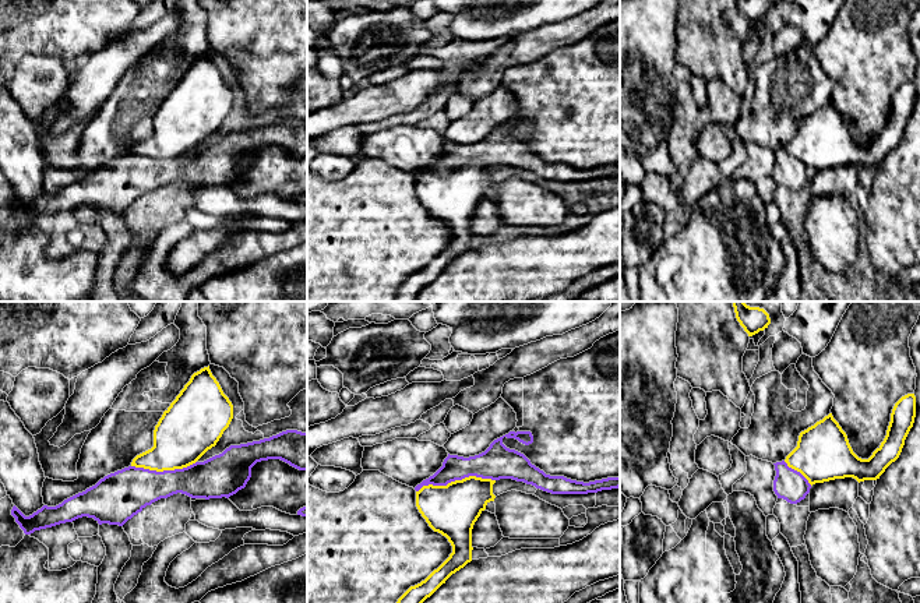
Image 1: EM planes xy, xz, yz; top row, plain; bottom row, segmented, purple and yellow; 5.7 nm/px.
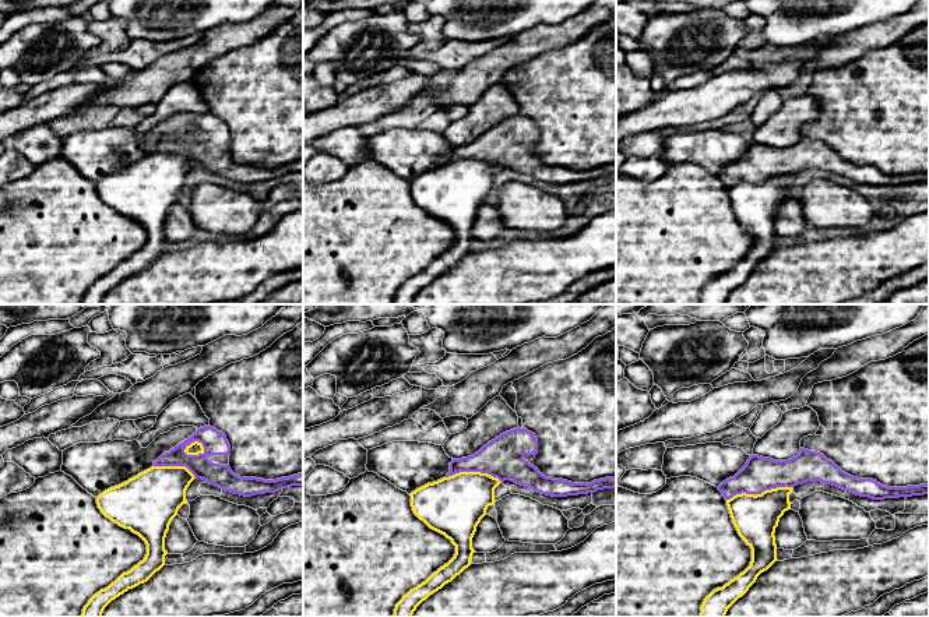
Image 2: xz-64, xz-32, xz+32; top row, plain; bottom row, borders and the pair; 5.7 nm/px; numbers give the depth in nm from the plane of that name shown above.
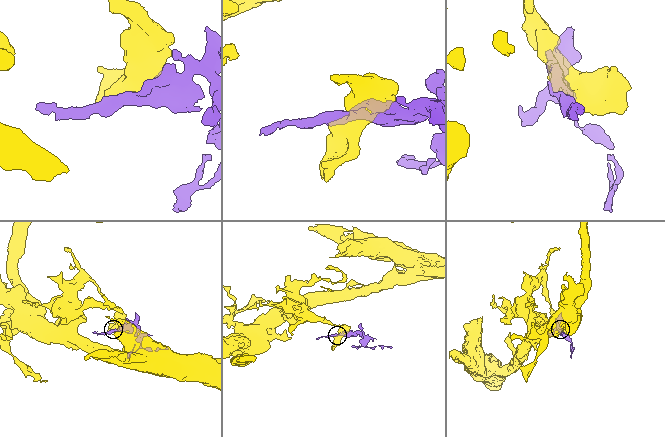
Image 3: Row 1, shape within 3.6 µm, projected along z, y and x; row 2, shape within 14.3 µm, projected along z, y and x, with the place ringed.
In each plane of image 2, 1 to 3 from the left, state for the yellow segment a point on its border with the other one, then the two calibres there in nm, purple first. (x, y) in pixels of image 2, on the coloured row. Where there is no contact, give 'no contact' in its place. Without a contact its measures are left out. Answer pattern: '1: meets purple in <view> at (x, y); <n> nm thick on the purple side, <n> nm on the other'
1: meets purple in xz-64 at (194, 455); 140 nm thick on the purple side, 80 nm on the other
2: meets purple in xz-32 at (474, 471); 240 nm thick on the purple side, 340 nm on the other
3: meets purple in xz+32 at (759, 493); 200 nm thick on the purple side, 260 nm on the other

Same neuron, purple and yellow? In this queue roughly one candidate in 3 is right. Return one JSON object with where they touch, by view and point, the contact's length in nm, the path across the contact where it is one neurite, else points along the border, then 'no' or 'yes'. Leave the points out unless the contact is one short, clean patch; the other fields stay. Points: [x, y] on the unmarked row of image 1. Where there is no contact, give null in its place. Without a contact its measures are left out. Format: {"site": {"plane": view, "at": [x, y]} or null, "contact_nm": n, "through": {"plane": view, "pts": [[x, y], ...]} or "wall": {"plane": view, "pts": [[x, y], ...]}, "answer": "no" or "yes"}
{"site": {"plane": "xz", "at": [455, 166]}, "contact_nm": 460, "answer": "no"}

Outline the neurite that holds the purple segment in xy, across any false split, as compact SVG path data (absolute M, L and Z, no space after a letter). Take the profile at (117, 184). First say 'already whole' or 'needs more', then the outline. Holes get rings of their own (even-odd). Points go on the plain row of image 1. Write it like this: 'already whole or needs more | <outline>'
already whole | M286 117L260 128L230 133L222 141L183 156L156 159L128 154L56 194L43 193L25 204L14 193L11 202L25 222L82 204L94 205L99 212L123 214L147 193L177 180L191 186L229 186L246 174L251 155L268 147L307 158L307 120Z

